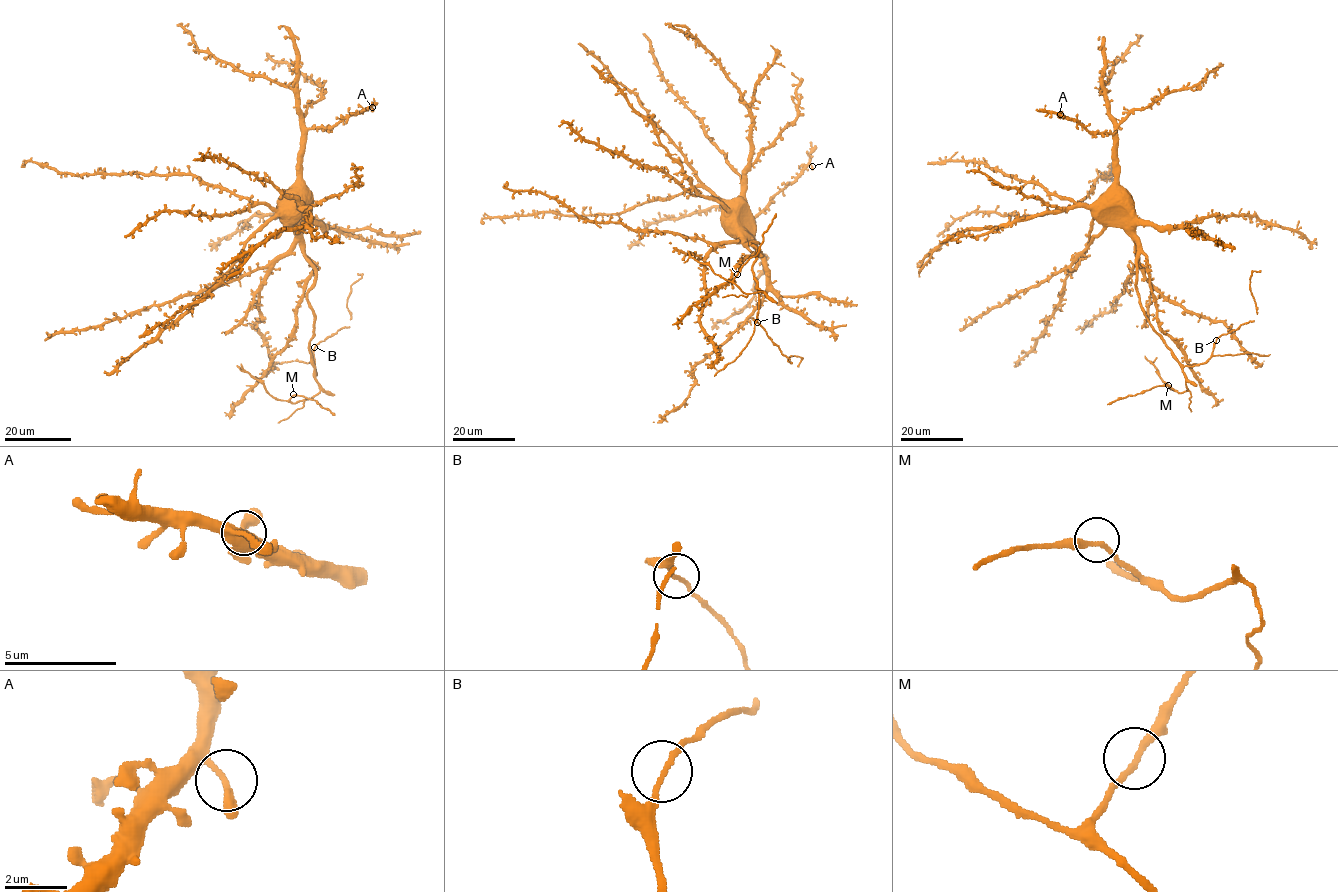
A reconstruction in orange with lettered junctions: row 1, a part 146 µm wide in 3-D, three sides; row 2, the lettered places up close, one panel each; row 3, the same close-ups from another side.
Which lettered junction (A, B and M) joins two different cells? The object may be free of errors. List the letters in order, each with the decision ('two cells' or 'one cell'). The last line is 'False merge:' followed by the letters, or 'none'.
A: one cell
B: one cell
M: one cell
False merge: none

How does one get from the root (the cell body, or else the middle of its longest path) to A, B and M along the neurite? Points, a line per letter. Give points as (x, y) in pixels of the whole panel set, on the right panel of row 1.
A: (1134, 239), (1134, 205), (1118, 184), (1116, 137), (1089, 132), (1060, 114)
B: (1134, 239), (1139, 303), (1149, 324), (1171, 353), (1184, 366), (1202, 364), (1210, 356), (1216, 340)
M: (1134, 239), (1139, 303), (1149, 324), (1180, 367), (1187, 390), (1178, 392), (1168, 385)

